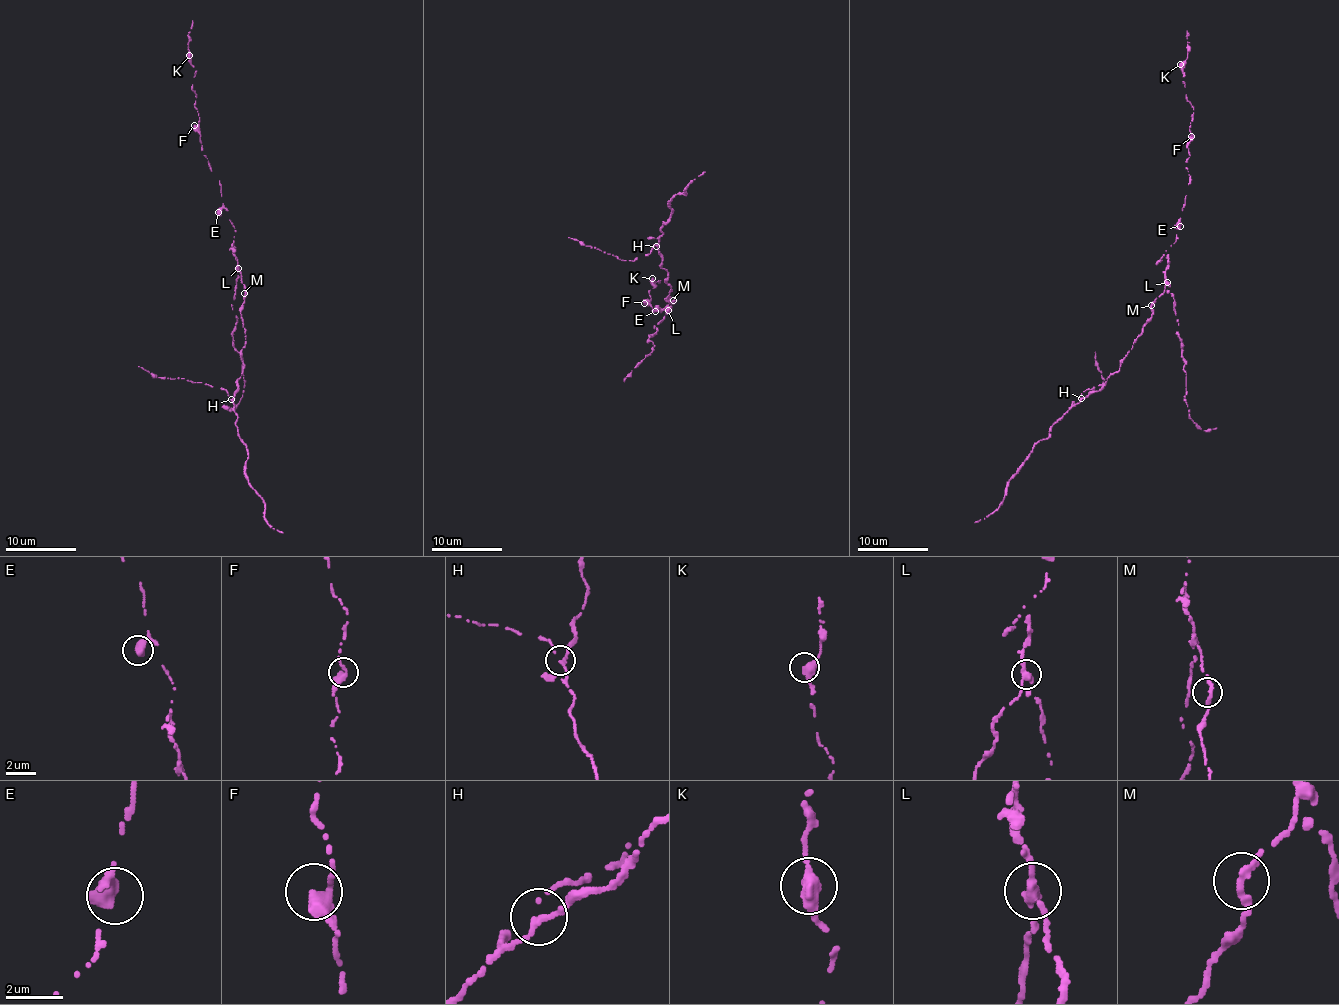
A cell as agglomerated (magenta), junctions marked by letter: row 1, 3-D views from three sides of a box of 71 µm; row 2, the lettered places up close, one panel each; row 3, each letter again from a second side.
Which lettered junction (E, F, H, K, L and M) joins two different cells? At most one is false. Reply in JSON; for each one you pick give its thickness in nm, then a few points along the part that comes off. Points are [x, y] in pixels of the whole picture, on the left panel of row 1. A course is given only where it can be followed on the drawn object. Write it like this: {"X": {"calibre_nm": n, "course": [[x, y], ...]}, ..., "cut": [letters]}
{"L": {"calibre_nm": 360, "course": [[237, 267], [232, 304], [237, 319], [233, 346], [242, 355], [243, 396], [231, 411], [226, 407]]}, "cut": ["L"]}

